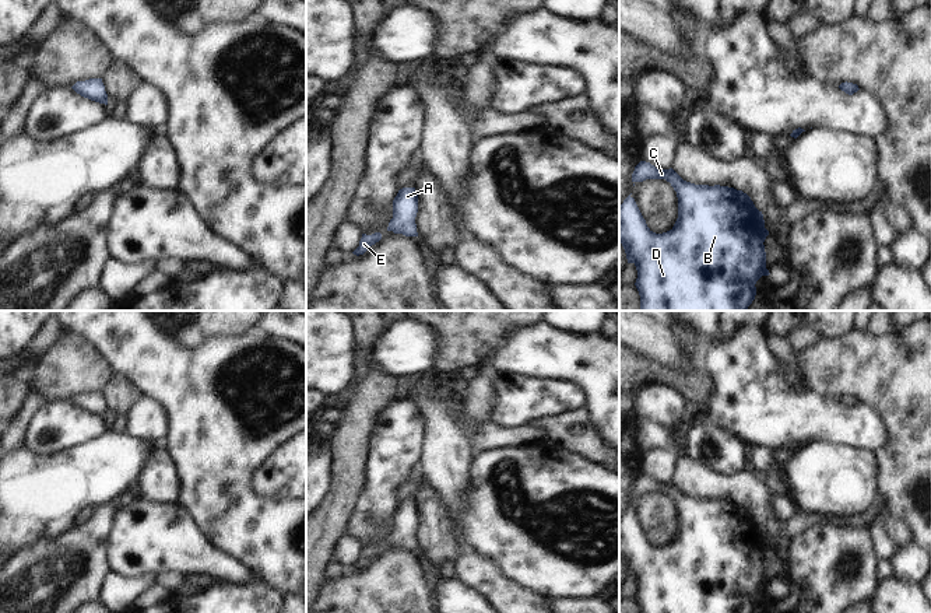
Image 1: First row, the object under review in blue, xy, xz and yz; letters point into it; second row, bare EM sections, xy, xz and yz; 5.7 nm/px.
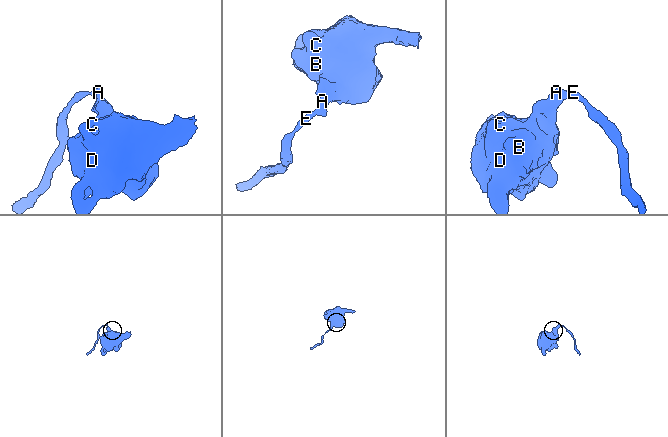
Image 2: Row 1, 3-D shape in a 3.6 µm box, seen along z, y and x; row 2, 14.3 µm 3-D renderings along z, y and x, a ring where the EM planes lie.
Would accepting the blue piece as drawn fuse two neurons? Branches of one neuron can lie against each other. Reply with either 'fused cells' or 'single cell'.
single cell

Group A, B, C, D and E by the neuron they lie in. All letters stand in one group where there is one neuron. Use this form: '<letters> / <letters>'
A B C D E

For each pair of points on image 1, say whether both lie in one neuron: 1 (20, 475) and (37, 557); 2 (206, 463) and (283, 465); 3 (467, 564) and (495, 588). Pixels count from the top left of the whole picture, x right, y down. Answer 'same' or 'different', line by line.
1: different
2: different
3: same

